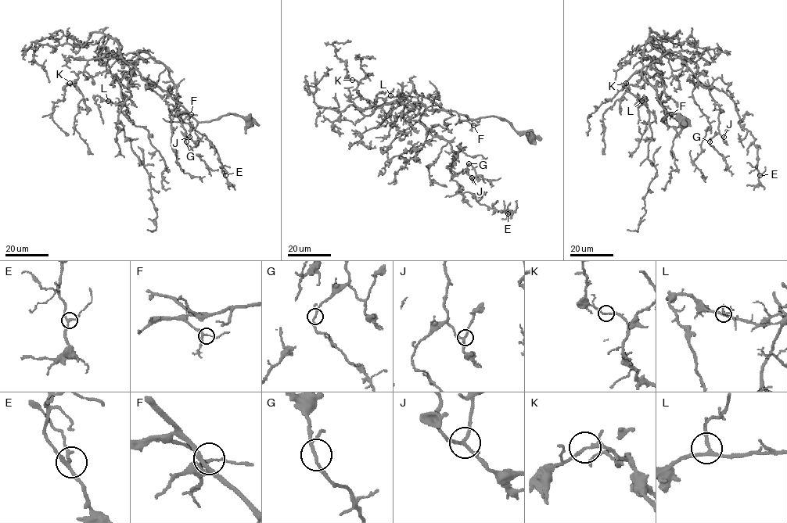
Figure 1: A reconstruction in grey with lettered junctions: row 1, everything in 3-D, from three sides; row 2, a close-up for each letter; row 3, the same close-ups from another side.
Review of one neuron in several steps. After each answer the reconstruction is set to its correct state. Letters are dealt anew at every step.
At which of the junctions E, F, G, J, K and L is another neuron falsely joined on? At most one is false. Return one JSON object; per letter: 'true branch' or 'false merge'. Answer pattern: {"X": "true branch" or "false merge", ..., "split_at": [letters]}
{"E": "true branch", "F": "true branch", "G": "true branch", "J": "true branch", "K": "true branch", "L": "true branch", "split_at": []}

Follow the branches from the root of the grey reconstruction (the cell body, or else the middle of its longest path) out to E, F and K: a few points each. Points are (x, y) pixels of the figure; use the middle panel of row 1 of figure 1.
E: (531, 138), (501, 117), (468, 119), (418, 98), (420, 121), (456, 155), (450, 173), (461, 193), (508, 213)
F: (531, 138), (518, 133), (508, 121), (498, 116), (468, 120), (473, 125)
K: (531, 138), (501, 117), (468, 119), (423, 95), (404, 95), (380, 107), (371, 106), (352, 80)

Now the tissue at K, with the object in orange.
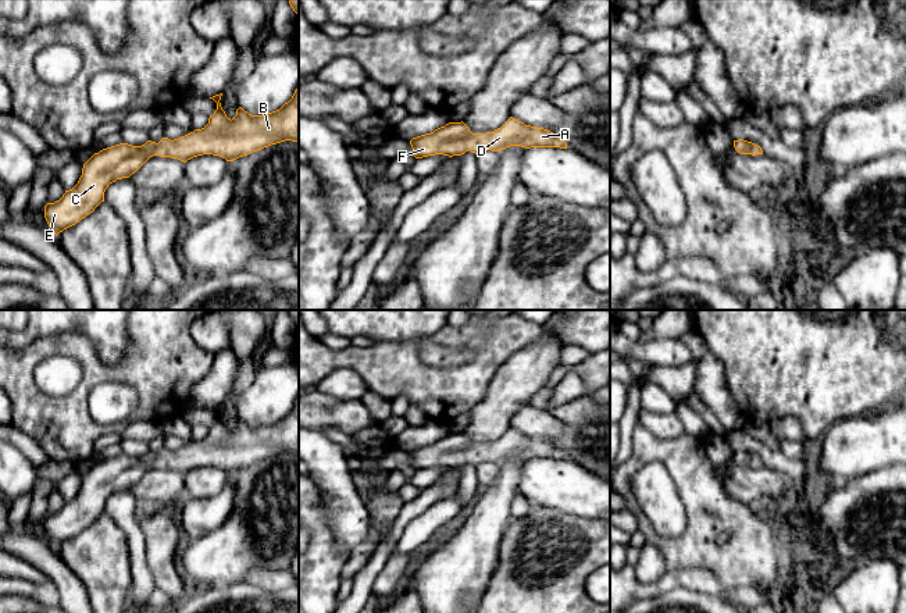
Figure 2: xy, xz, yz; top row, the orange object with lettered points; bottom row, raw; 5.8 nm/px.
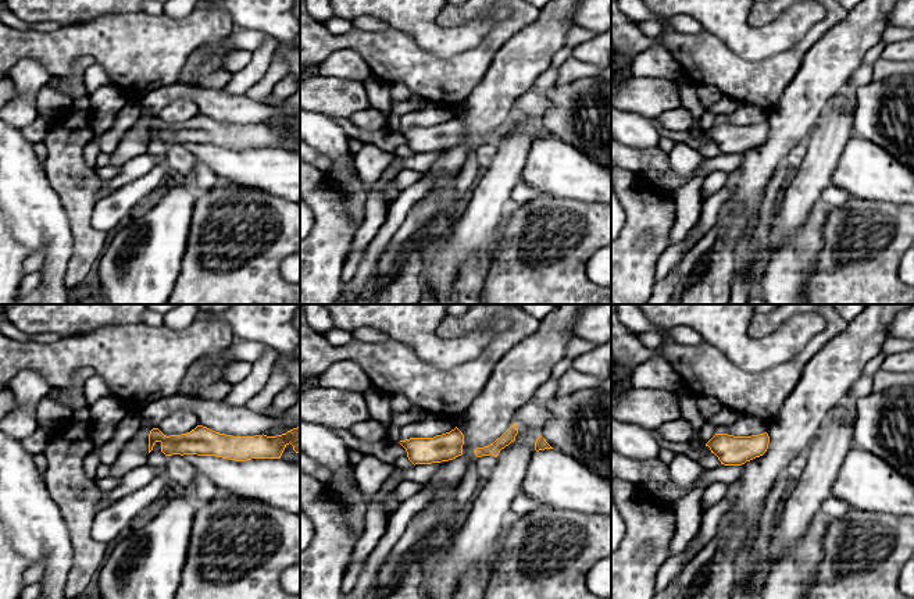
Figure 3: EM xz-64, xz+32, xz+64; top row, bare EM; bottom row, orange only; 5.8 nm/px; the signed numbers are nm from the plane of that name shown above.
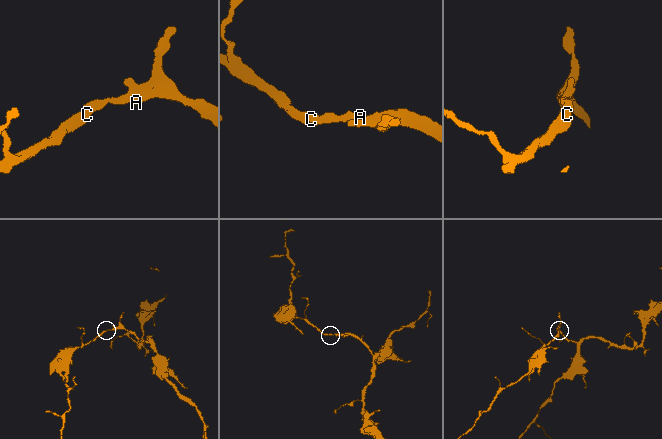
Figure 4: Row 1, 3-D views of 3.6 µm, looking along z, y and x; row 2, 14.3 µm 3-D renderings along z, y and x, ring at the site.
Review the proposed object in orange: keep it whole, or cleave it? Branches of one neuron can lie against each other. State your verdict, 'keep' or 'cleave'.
keep

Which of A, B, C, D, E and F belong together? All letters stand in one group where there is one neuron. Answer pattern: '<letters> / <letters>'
A B C D E F

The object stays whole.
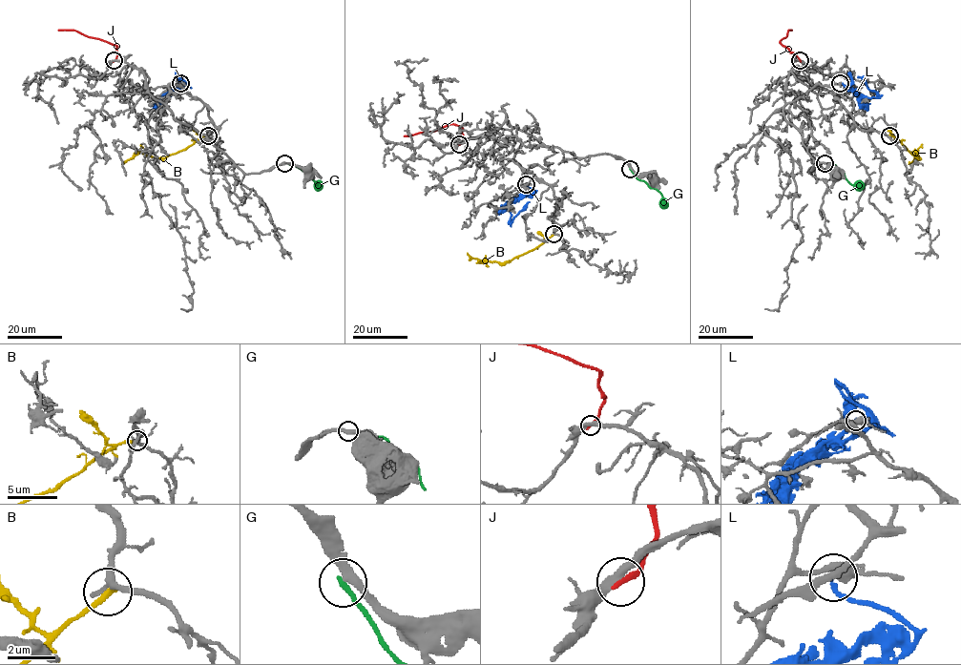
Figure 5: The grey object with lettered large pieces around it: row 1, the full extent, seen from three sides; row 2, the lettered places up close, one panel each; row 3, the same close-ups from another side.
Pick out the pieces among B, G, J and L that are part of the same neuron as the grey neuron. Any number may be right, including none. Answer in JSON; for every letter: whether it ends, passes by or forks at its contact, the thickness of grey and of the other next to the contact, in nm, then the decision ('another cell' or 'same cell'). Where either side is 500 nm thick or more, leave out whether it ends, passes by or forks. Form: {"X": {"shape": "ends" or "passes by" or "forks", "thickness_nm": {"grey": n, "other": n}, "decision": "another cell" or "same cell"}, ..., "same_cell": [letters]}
{"B": {"shape": "ends", "thickness_nm": {"grey": 260, "other": 320}, "decision": "another cell"}, "G": {"shape": "ends", "thickness_nm": {"grey": 320, "other": 220}, "decision": "another cell"}, "J": {"shape": "ends", "thickness_nm": {"grey": 320, "other": 260}, "decision": "another cell"}, "L": {"shape": "ends", "thickness_nm": {"grey": 420, "other": 150}, "decision": "another cell"}, "same_cell": []}

